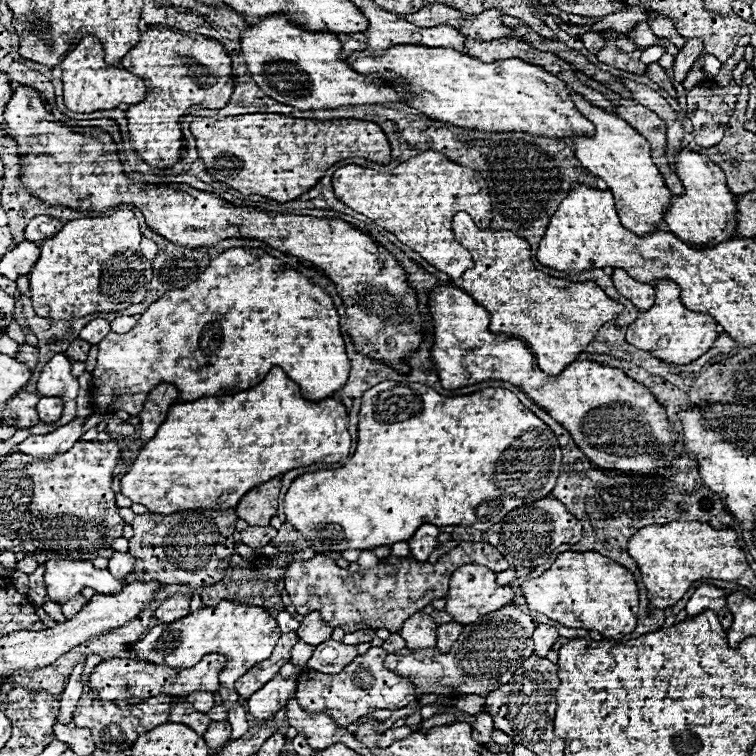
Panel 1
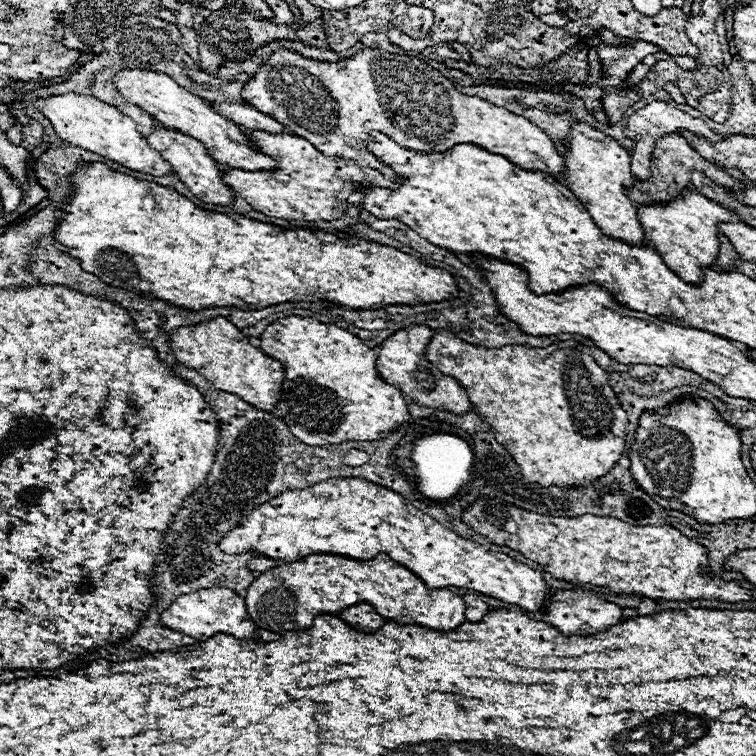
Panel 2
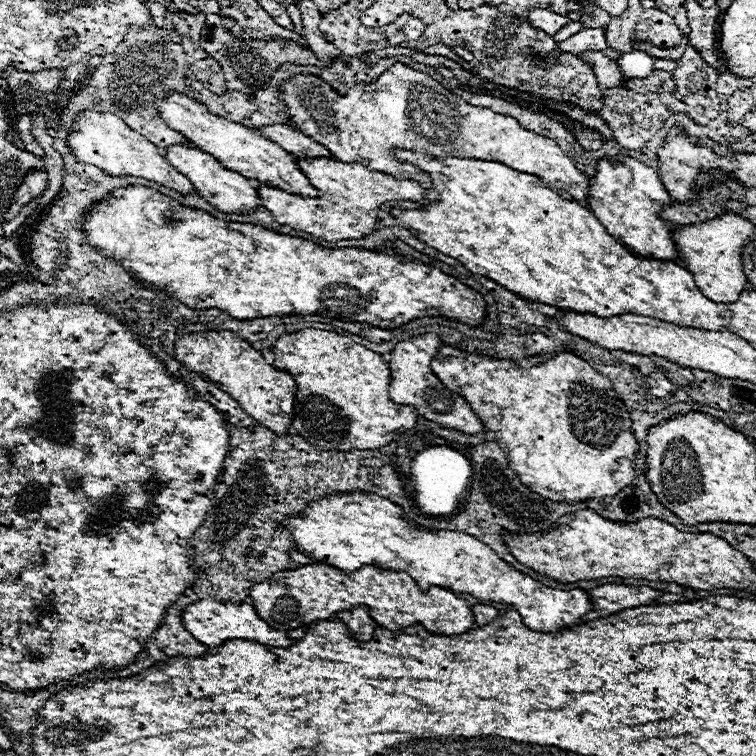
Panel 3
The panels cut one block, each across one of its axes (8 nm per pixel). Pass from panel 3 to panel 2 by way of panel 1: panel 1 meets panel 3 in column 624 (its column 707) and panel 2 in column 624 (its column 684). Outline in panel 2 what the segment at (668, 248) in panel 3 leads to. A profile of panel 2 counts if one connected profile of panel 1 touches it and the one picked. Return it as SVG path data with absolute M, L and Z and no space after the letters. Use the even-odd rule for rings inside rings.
M580 122L572 126L572 138L566 152L568 154L564 154L564 160L566 160L568 190L572 190L574 196L586 206L590 216L596 220L598 228L602 228L606 236L612 236L616 240L634 246L646 246L646 236L638 220L636 206L626 196L626 188L636 182L630 170L632 164L630 154L614 138L604 136L602 132Z

